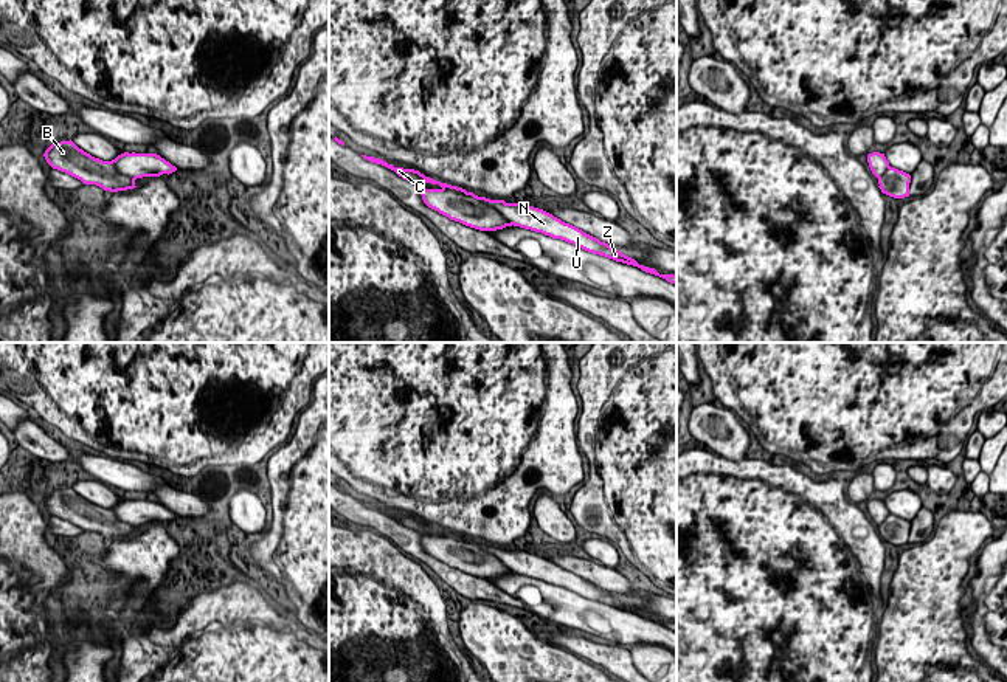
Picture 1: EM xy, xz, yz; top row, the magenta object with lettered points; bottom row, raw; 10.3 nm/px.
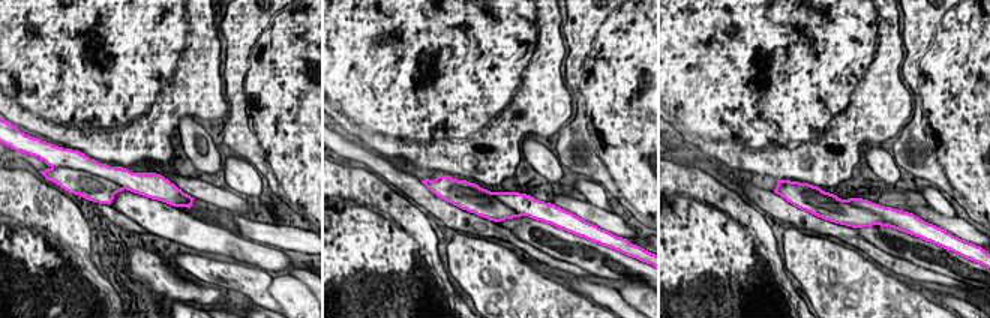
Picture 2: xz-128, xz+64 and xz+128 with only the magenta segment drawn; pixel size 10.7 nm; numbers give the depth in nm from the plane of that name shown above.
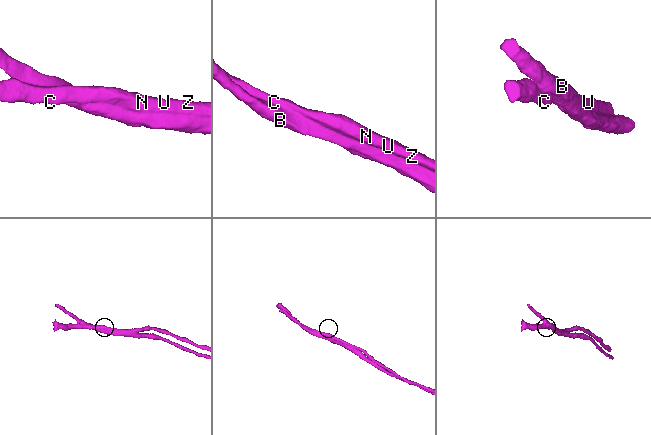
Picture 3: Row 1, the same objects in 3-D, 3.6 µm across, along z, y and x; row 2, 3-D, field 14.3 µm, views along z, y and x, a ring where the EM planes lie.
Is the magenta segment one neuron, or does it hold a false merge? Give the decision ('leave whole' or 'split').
split

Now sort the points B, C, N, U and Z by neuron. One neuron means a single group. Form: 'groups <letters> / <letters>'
groups B / C N U Z

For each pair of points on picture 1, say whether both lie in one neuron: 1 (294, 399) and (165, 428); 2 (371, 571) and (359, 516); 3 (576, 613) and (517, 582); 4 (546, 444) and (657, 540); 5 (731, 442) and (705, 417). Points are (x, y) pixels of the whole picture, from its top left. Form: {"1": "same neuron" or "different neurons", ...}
{"1": "same neuron", "2": "different neurons", "3": "same neuron", "4": "different neurons", "5": "same neuron"}

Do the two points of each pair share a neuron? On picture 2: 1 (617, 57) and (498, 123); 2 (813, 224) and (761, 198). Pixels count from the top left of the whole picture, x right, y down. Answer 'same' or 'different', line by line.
1: different
2: same

